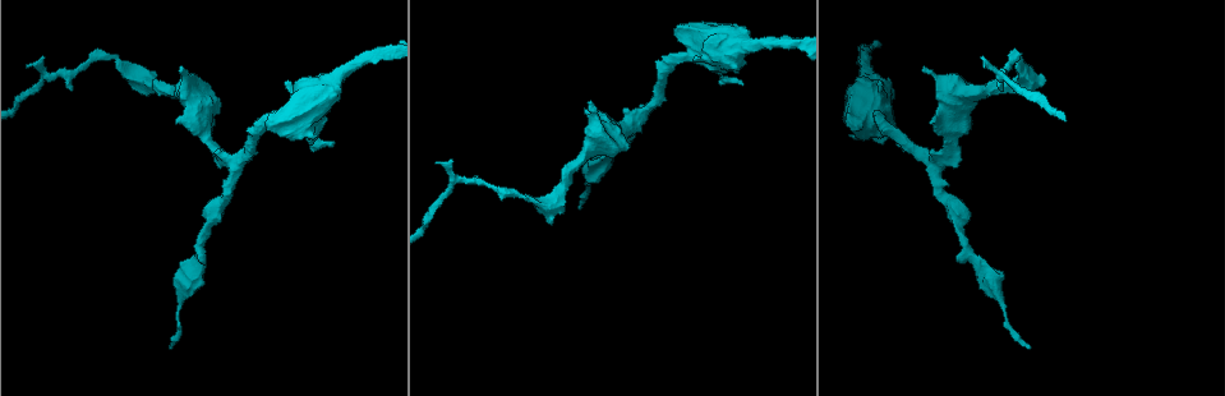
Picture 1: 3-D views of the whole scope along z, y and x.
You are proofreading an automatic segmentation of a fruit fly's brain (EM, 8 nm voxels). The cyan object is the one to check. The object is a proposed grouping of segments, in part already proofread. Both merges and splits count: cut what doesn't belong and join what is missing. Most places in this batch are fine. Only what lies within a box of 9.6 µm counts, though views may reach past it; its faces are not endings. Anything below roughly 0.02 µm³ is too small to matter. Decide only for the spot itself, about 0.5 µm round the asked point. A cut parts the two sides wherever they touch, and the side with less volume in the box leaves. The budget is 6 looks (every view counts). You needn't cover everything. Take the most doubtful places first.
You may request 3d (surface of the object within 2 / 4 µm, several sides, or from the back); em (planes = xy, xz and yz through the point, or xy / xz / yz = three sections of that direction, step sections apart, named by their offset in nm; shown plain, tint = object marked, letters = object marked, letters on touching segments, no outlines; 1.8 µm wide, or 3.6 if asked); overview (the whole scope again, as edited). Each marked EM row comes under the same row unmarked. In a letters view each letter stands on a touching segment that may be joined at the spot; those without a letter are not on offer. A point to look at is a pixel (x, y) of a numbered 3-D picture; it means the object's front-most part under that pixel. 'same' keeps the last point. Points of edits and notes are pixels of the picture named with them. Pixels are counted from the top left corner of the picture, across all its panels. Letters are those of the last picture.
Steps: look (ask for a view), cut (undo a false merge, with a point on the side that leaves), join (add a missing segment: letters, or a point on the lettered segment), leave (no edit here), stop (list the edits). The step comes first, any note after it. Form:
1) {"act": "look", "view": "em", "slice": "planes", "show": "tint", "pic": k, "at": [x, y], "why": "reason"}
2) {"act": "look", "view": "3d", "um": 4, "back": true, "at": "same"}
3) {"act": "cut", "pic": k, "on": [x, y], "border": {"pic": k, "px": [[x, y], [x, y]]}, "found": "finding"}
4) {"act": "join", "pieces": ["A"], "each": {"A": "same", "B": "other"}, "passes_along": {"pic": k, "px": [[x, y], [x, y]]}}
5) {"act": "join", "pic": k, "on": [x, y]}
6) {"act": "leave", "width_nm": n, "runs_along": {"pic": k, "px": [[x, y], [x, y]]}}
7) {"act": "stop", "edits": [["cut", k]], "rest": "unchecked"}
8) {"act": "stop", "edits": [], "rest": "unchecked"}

{"act": "look", "view": "3d", "um": 2, "pic": 1, "at": [1044, 80], "why": "branch stops here"}

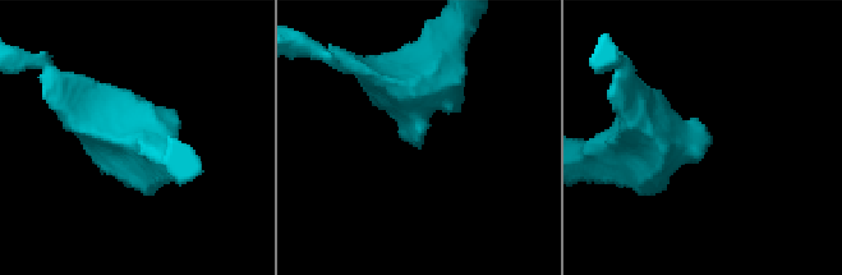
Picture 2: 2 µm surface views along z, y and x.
{"act": "look", "view": "em", "slice": "planes", "show": "letters", "pic": 2, "at": [709, 133], "why": "shape alone is not enough"}

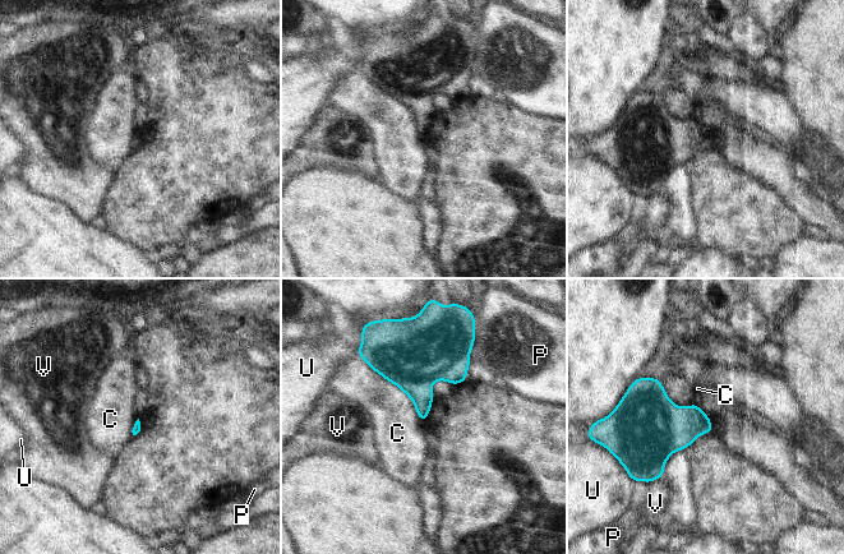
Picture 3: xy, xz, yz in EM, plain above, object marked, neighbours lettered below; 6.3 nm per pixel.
{"act": "leave", "each": {"C": "other", "P": "other", "U": "other", "V": "other"}, "border": {"pic": 3, "px": [[361, 359], [407, 396], [422, 423]]}, "found": "no lettered segment goes on from it"}

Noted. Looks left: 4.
{"act": "look", "view": "3d", "um": 4, "back": true, "pic": 1, "at": [331, 142], "why": "thin end"}

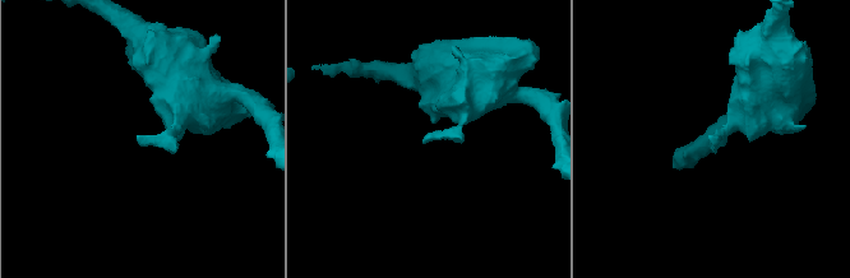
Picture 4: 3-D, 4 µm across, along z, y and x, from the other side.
{"act": "look", "view": "em", "slice": "yz", "step": 4, "show": "tint", "pic": 4, "at": [139, 138], "why": "now the EM"}

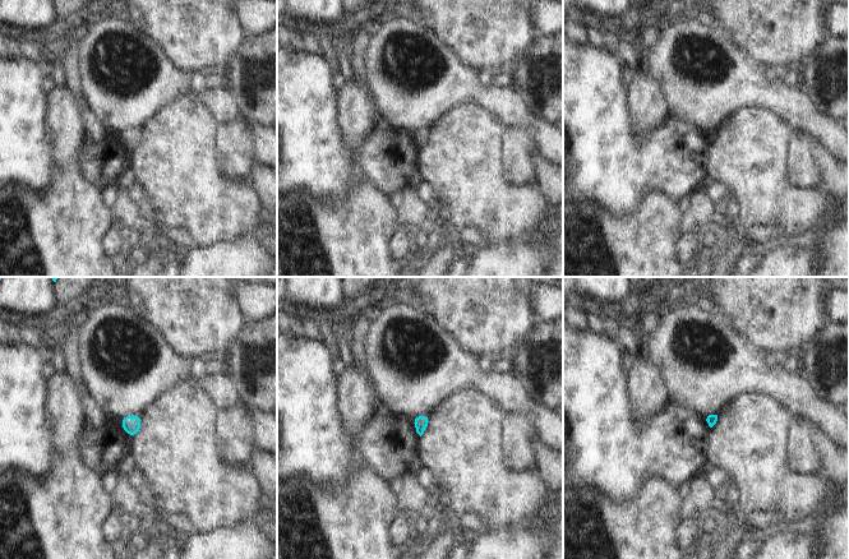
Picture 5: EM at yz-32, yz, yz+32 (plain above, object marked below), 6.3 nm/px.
{"act": "look", "view": "em", "slice": "xy", "step": 4, "show": "letters", "at": "same", "why": "another direction"}

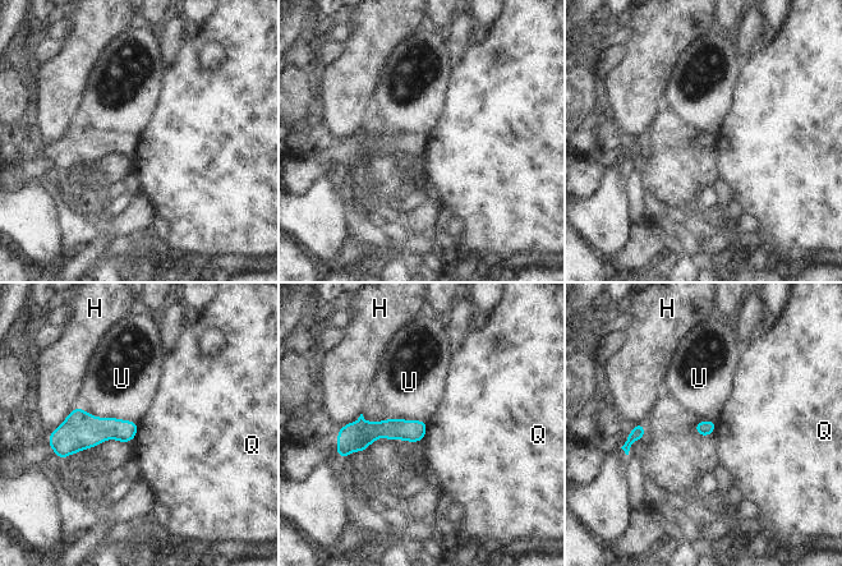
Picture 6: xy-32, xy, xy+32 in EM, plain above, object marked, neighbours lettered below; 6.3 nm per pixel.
{"act": "leave", "each": {"H": "other", "Q": "other", "U": "other"}, "border": {"pic": 6, "px": [[78, 405], [99, 417], [137, 423]]}, "found": "none of them fits"}

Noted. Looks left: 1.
{"act": "stop", "edits": [], "rest": "unchecked"}

